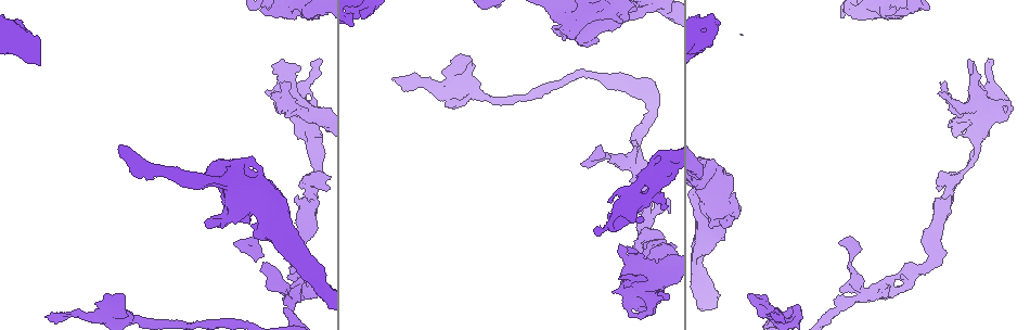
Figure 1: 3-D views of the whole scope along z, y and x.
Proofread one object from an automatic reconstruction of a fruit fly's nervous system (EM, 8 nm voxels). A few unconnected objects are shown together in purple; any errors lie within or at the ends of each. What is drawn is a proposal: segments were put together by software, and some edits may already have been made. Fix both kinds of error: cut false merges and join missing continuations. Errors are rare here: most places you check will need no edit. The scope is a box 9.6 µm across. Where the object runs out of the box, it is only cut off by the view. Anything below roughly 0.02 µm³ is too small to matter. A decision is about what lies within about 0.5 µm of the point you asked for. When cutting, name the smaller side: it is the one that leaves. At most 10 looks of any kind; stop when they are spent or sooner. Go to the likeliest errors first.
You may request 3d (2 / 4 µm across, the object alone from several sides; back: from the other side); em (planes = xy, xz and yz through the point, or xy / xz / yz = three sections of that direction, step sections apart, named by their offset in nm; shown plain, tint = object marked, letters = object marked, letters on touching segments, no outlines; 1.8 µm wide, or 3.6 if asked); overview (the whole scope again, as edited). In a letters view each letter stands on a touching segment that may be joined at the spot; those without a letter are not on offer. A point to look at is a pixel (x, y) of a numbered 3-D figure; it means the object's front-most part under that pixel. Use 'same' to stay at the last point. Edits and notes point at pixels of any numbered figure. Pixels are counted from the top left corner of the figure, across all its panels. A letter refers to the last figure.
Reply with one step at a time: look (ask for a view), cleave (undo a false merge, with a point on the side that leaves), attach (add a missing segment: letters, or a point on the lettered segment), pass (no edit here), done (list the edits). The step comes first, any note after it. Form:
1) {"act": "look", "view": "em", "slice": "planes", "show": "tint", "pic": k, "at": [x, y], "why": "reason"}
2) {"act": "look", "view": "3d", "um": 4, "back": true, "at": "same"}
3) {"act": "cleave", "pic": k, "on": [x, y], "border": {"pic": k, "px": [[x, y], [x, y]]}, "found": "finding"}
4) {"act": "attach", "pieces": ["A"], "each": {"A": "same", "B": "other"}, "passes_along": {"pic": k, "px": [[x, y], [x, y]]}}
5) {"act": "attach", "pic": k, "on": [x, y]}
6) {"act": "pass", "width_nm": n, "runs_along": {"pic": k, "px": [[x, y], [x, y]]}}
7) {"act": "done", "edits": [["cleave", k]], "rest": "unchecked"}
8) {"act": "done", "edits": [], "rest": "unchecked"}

{"act": "look", "view": "3d", "um": 4, "pic": 1, "at": [297, 295], "why": "sudden change in width"}

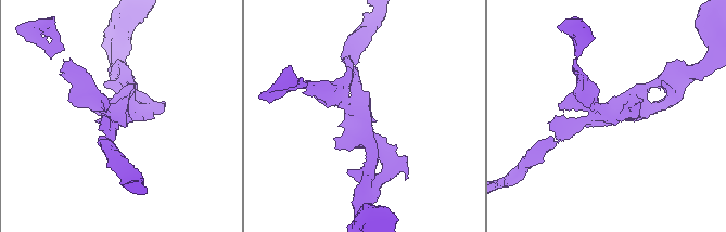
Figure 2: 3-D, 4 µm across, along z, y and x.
{"act": "look", "view": "em", "slice": "planes", "show": "plain", "pic": 2, "at": [117, 114]}

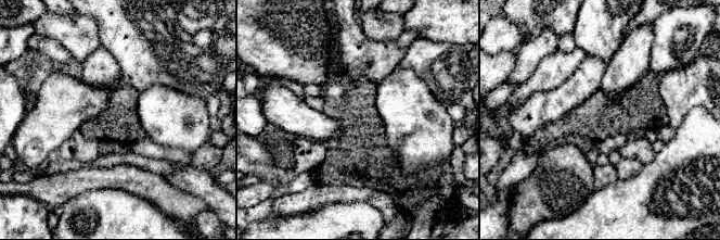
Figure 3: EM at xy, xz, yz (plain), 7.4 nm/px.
{"act": "look", "view": "em", "slice": "planes", "show": "letters", "at": "same", "why": "what lies round it"}

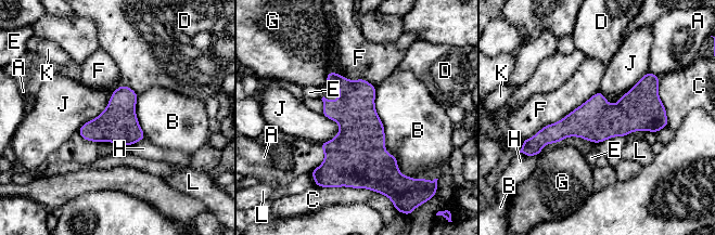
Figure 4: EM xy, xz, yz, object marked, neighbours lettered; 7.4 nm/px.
{"act": "pass", "width_nm": 280, "each": {"A": "other", "B": "other", "C": "other", "D": "other", "E": "other", "F": "other", "G": "other", "H": "other", "J": "other", "K": "other", "L": "other"}, "border": {"pic": 4, "px": [[648, 70], [613, 104], [600, 91]]}, "found": "one neuron here"}

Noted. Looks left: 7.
{"act": "look", "view": "em", "slice": "planes", "show": "plain", "pic": 1, "at": [361, 17], "why": "free end"}

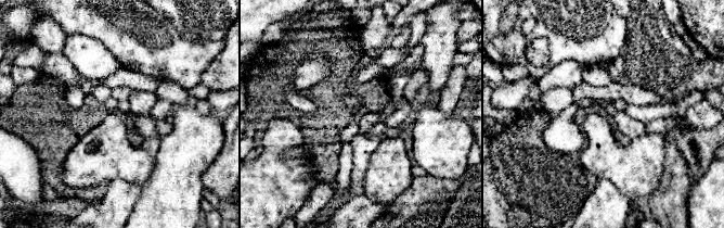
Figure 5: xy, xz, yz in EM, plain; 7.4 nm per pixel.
{"act": "look", "view": "em", "slice": "planes", "show": "letters", "at": "same"}

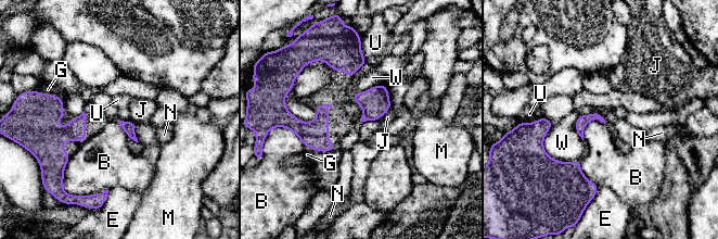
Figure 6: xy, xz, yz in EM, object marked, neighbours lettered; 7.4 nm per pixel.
{"act": "attach", "pieces": ["G"], "each": {"B": "other", "E": "other", "G": "same", "J": "other", "M": "other", "N": "other", "U": "other", "W": "other"}, "found": "it goes on there"}

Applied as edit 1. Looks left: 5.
{"act": "look", "view": "3d", "um": 2, "back": true, "pic": 1, "at": [142, 323], "why": "thick turns thin"}

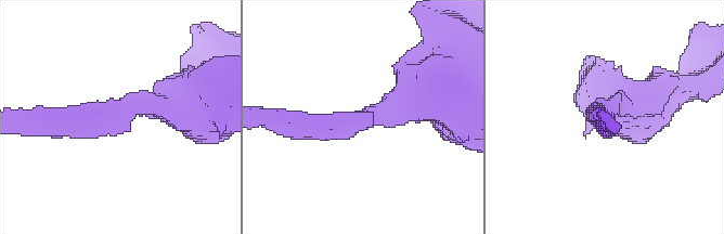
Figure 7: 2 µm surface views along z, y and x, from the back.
{"act": "look", "view": "em", "slice": "xz", "step": 4, "show": "tint", "pic": 7, "at": [118, 113], "why": "need the tissue"}

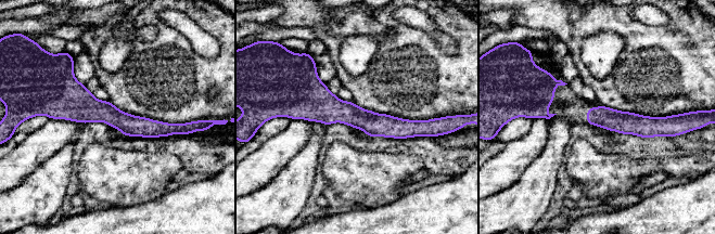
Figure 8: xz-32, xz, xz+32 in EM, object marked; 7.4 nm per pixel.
{"act": "look", "view": "em", "slice": "xy", "step": 16, "show": "letters", "at": "same", "why": "cut it another way"}

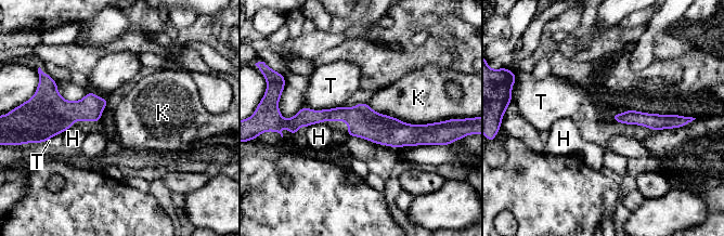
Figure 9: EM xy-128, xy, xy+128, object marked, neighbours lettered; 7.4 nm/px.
{"act": "pass", "each": {"H": "other", "K": "other", "T": "other"}, "border": {"pic": 9, "px": [[367, 103], [405, 122], [436, 122]]}, "found": "one neuron here"}

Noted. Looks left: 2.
{"act": "look", "view": "em", "slice": "xy", "step": 8, "show": "letters", "pic": 1, "at": [940, 93]}

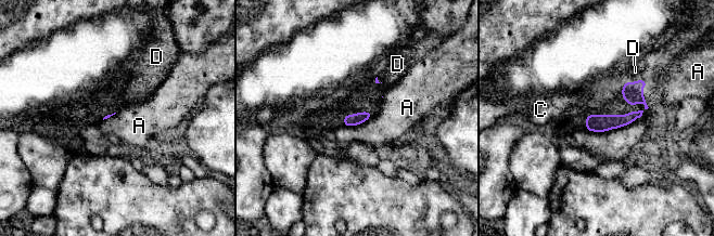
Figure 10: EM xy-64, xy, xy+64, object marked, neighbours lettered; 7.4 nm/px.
{"act": "pass", "each": {"A": "other", "C": "other", "D": "other"}, "border": {"pic": 10, "px": [[648, 107], [624, 126], [584, 129]]}, "found": "none of them fits"}

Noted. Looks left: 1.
{"act": "done", "edits": [["attach", 6]], "rest": "unchecked"}

